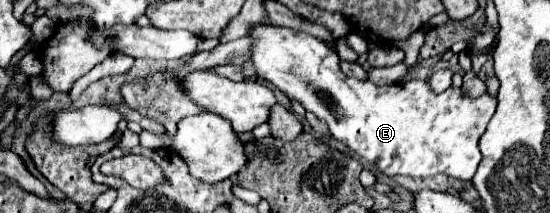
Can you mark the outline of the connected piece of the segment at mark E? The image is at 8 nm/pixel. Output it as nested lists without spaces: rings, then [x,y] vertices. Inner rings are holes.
[[[255,24],[249,28],[251,38],[251,62],[259,80],[273,84],[281,94],[289,100],[299,102],[307,112],[313,112],[321,122],[329,126],[329,134],[343,142],[349,150],[357,152],[361,160],[371,162],[379,172],[385,176],[435,176],[447,174],[451,178],[471,180],[475,170],[481,162],[481,152],[477,148],[479,138],[483,136],[491,116],[495,114],[497,100],[491,98],[487,92],[471,100],[461,94],[459,88],[449,88],[443,94],[433,94],[427,82],[423,80],[409,80],[391,86],[375,86],[373,82],[361,82],[357,78],[349,78],[339,70],[339,56],[333,44],[323,42],[307,32],[281,28],[273,24]]]

